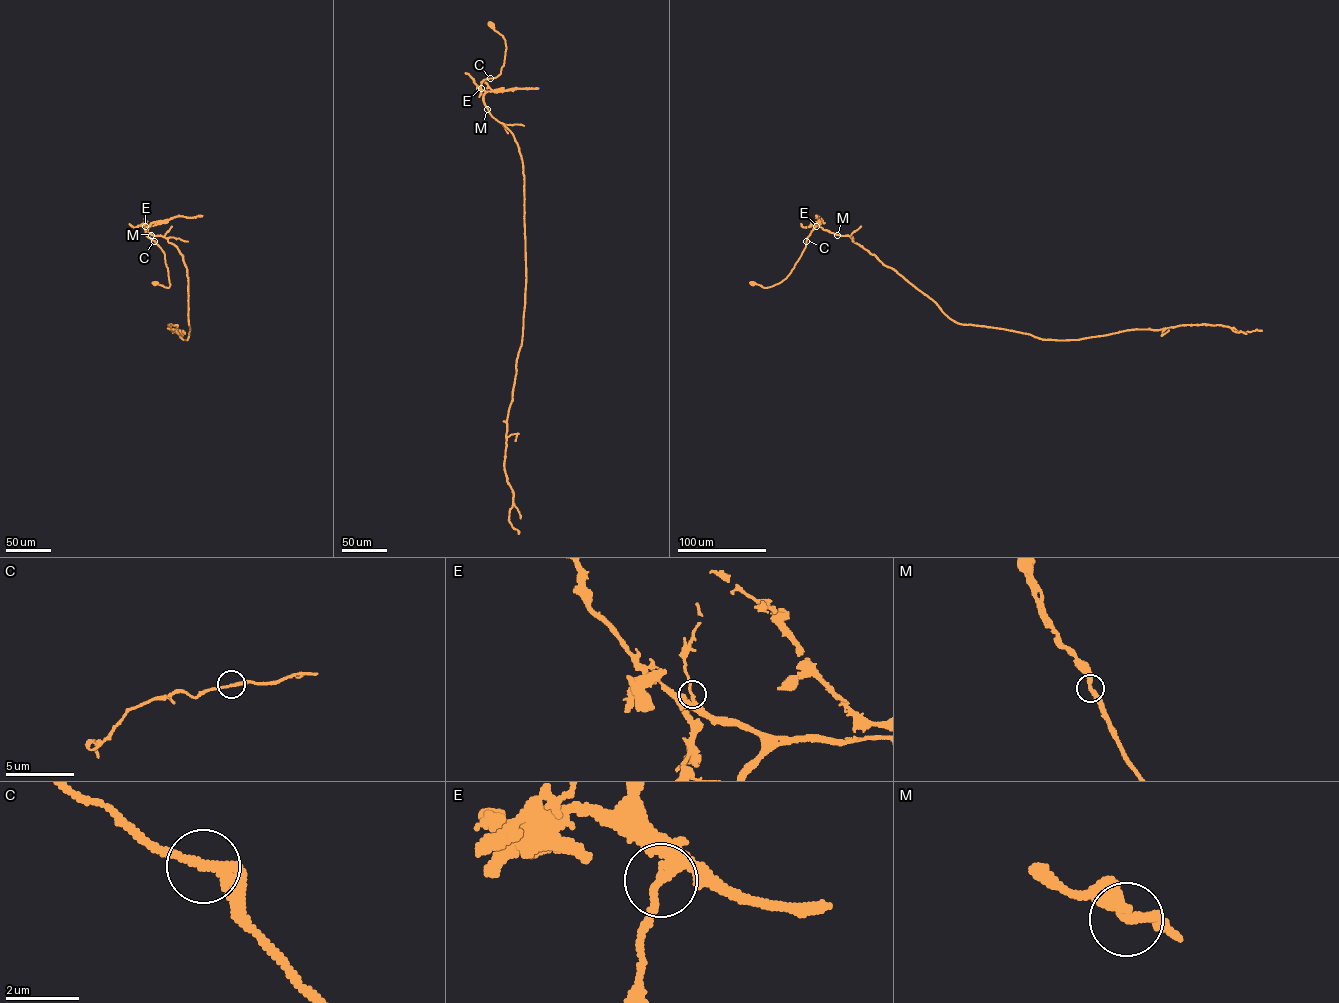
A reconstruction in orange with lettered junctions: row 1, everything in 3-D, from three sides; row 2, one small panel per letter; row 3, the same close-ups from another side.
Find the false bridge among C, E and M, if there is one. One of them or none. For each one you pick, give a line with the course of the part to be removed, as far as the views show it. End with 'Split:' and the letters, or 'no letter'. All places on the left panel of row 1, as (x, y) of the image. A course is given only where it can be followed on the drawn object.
Split: no letter

